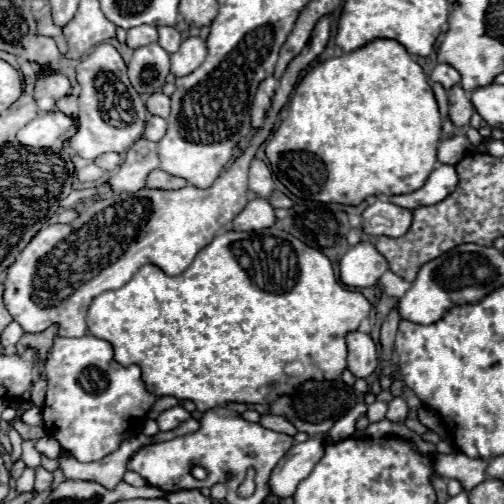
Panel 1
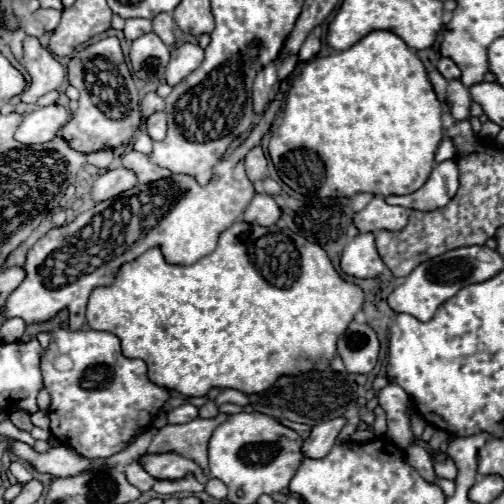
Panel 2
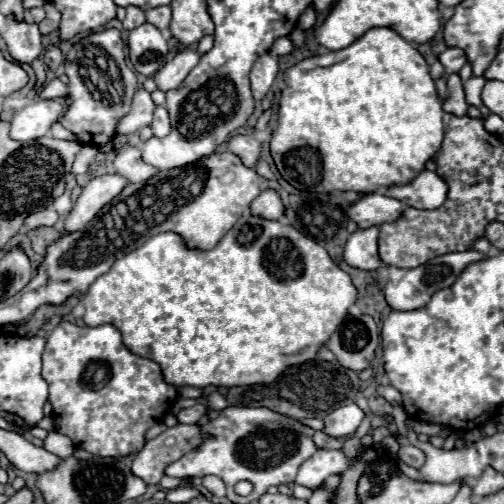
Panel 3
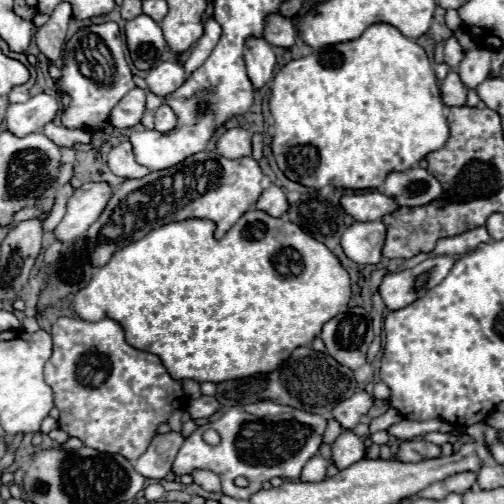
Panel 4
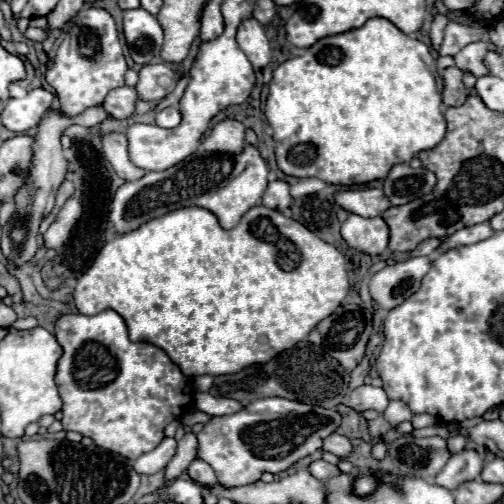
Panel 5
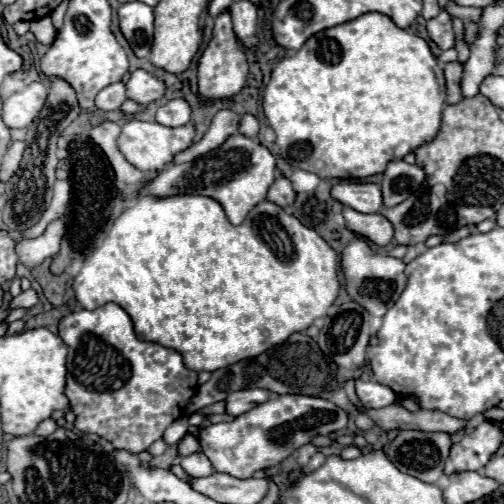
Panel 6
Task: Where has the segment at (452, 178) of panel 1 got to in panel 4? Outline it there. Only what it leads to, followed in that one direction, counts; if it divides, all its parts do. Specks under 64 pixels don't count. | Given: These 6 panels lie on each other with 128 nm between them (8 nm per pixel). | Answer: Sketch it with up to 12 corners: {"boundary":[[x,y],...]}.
{"boundary":[[424,168],[392,172],[382,192],[400,206],[440,198],[440,182]]}

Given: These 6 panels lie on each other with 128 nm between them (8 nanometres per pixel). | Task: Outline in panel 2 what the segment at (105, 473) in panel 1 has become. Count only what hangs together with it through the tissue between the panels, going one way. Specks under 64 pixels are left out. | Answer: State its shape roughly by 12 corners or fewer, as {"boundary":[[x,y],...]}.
{"boundary":[[14,442],[18,458],[54,478],[92,470],[92,460],[60,444],[38,454]]}

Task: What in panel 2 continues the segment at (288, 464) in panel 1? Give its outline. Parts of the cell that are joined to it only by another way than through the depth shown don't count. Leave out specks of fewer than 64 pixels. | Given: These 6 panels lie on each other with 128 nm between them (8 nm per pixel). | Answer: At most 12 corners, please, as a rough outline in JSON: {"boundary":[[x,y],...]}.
{"boundary":[[344,418],[312,428],[302,444],[304,458],[322,458],[336,442]]}

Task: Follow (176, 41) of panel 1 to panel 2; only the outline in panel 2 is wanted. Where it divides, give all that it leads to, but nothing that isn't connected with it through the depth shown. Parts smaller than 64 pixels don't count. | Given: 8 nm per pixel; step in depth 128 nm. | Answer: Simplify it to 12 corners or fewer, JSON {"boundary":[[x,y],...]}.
{"boundary":[[158,14],[152,20],[154,32],[164,44],[174,46],[172,14]]}

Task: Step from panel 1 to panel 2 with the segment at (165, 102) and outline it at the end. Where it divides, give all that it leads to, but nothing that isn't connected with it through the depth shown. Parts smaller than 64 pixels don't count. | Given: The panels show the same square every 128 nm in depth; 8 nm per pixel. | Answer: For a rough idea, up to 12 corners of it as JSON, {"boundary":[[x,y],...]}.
{"boundary":[[148,92],[142,100],[142,114],[148,118],[164,110],[164,98]]}

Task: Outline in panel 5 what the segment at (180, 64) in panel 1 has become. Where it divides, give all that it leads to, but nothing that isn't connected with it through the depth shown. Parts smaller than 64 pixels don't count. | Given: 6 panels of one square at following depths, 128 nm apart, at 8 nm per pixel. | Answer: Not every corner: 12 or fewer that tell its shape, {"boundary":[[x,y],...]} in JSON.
{"boundary":[[168,64],[142,66],[136,84],[142,100],[158,102],[176,88]]}

